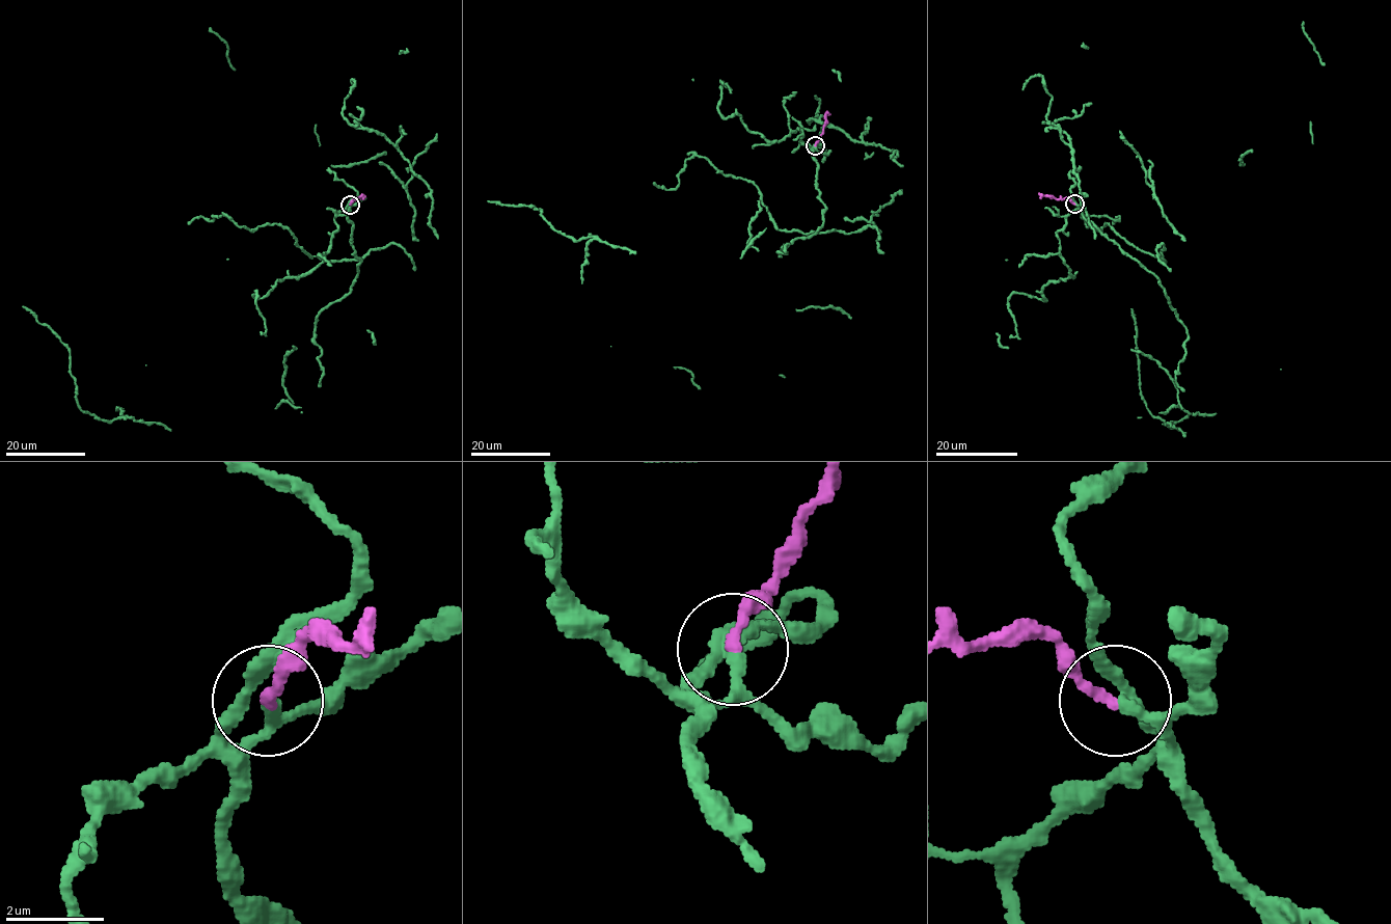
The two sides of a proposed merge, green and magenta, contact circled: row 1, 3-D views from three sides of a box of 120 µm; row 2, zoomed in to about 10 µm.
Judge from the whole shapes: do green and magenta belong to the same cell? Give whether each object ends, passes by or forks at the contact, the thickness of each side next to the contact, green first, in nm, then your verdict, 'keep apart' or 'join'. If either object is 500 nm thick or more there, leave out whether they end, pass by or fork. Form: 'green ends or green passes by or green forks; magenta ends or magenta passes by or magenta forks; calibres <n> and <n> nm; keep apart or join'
green passes by; magenta ends; calibres 190 and 190 nm; join

